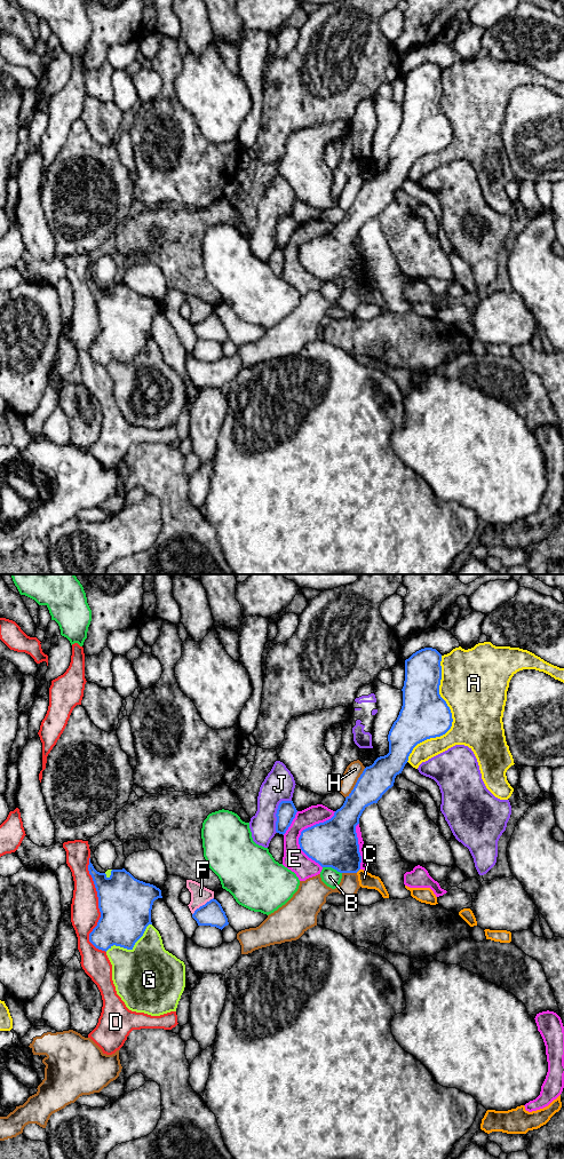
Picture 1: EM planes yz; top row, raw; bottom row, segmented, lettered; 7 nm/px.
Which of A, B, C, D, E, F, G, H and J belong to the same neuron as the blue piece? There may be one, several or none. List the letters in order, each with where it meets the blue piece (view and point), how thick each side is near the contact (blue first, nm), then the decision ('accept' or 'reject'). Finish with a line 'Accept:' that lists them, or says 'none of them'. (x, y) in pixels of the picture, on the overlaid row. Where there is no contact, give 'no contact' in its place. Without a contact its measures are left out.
A: yz (451, 716) | 340/440 nm | reject
B: yz (332, 867) | 340/120 nm | reject
C: yz (357, 871) | 340/110 nm | reject
D: yz (98, 907) | 380/200 nm | reject
E: yz (301, 833) | 340/160 nm | reject
F: yz (203, 905) | 160/130 nm | reject
G: yz (130, 949) | 360/480 nm | reject
H: yz (356, 783) | 220/110 nm | reject
J: yz (277, 812) | 140/220 nm | reject
Accept: none of them

